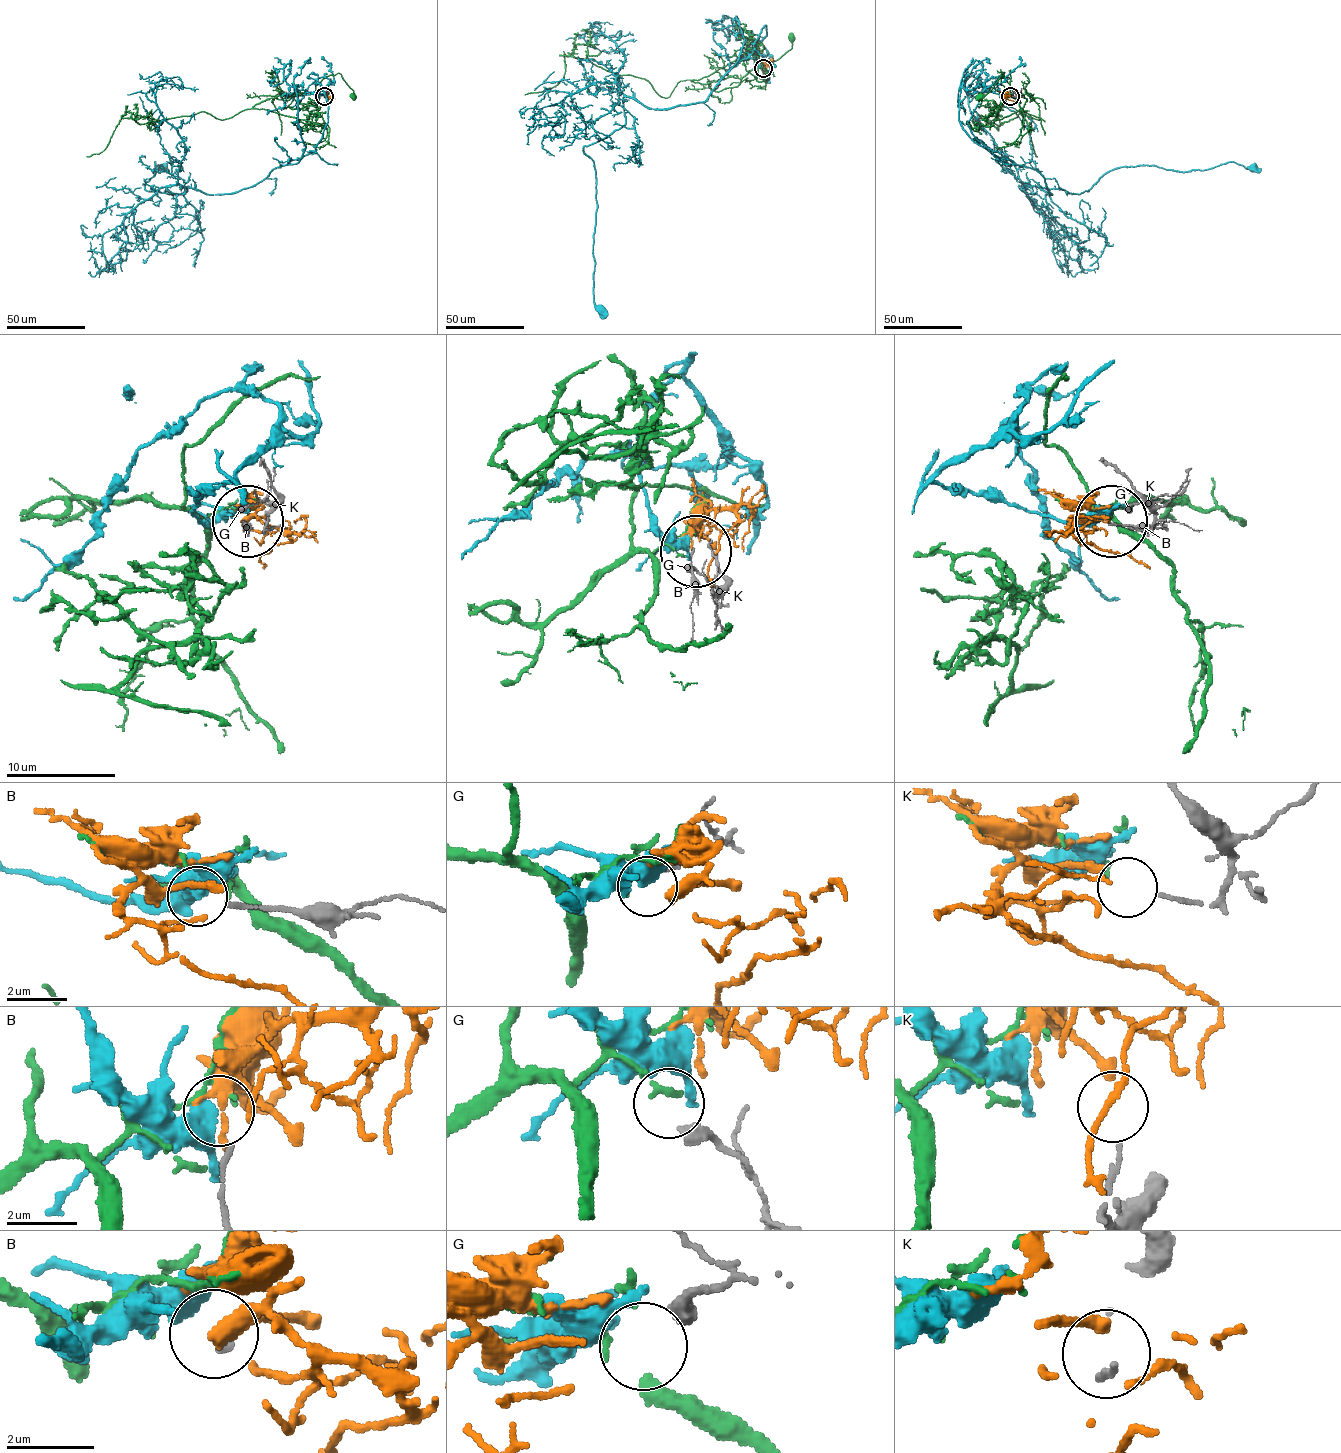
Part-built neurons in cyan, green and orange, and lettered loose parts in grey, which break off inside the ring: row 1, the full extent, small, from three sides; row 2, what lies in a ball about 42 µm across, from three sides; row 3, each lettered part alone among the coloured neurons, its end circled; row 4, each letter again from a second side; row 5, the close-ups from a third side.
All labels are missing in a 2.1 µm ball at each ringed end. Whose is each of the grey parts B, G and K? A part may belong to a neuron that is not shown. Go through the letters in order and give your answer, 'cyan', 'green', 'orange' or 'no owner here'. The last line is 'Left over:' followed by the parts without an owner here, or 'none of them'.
B: no owner here
G: green
K: orange
Left over: B

